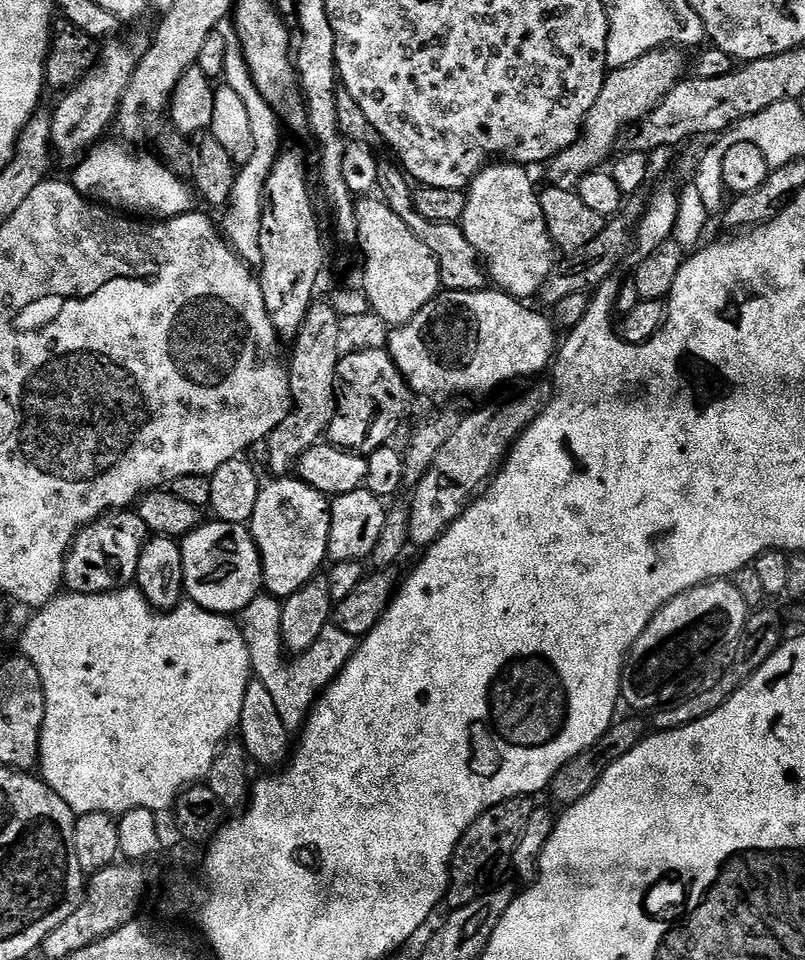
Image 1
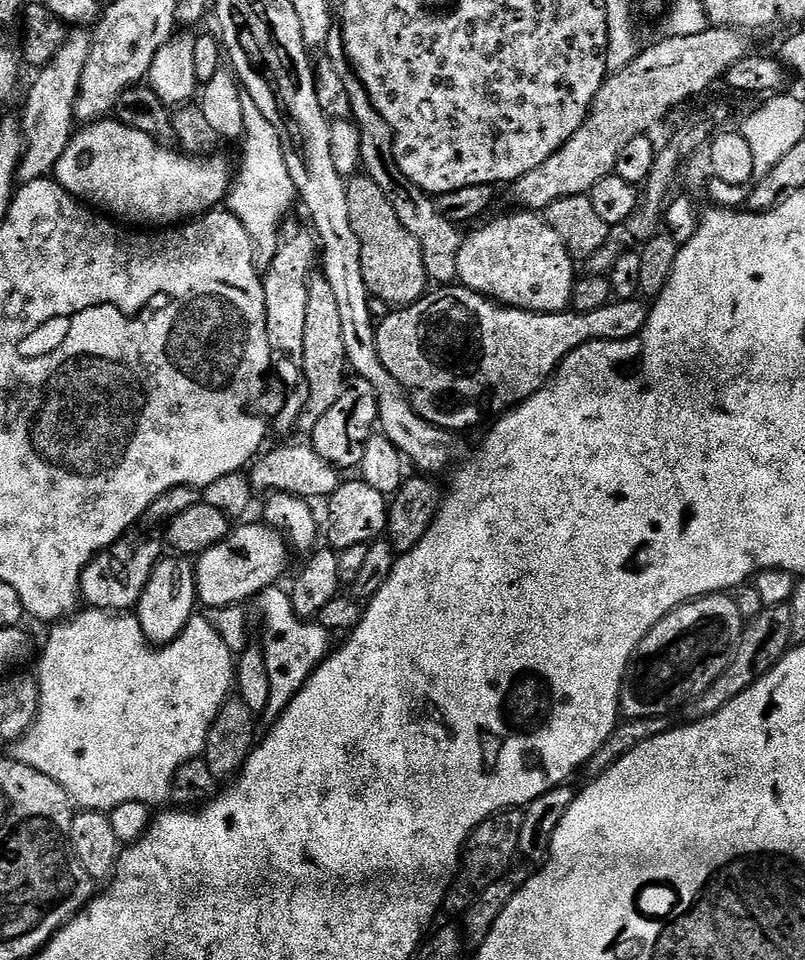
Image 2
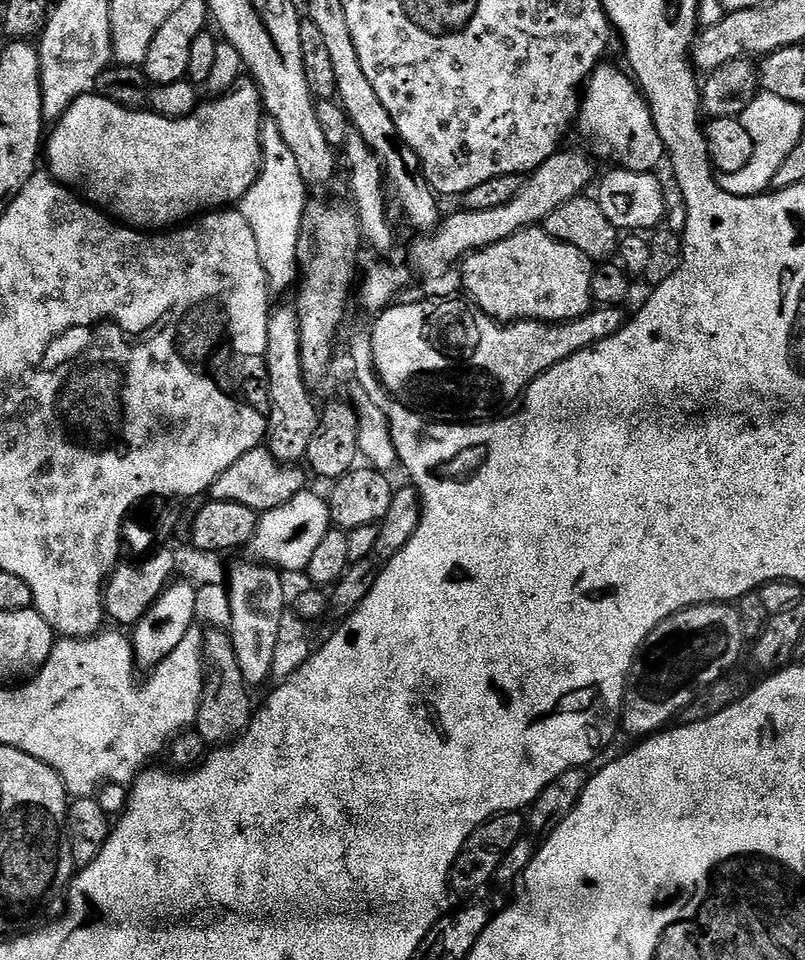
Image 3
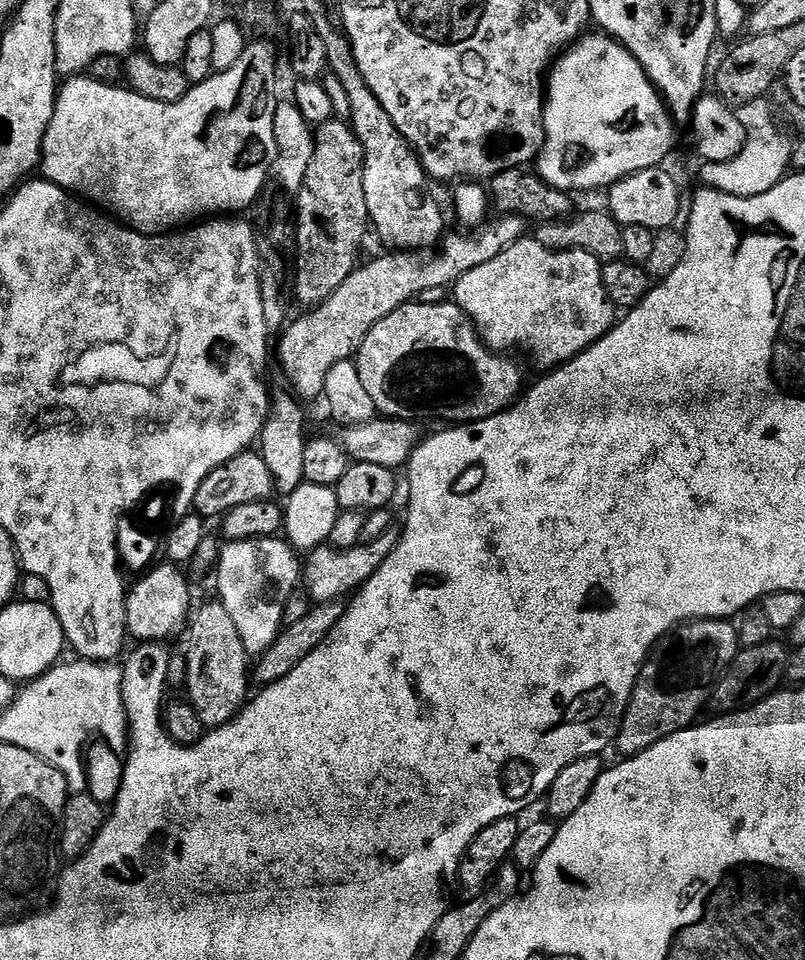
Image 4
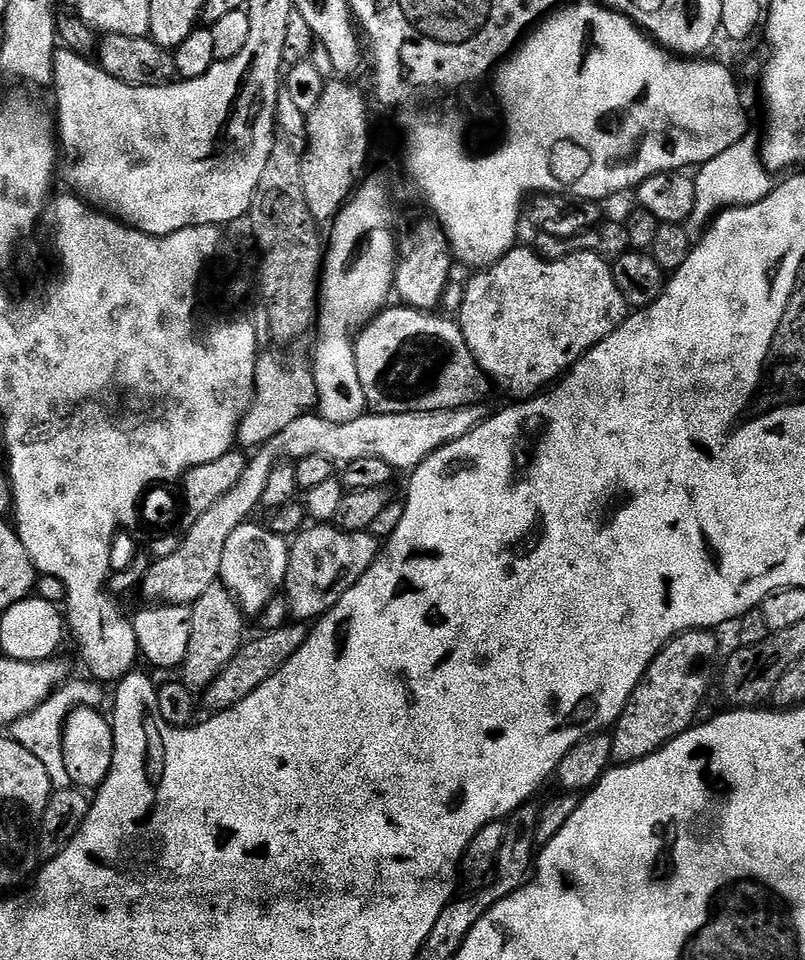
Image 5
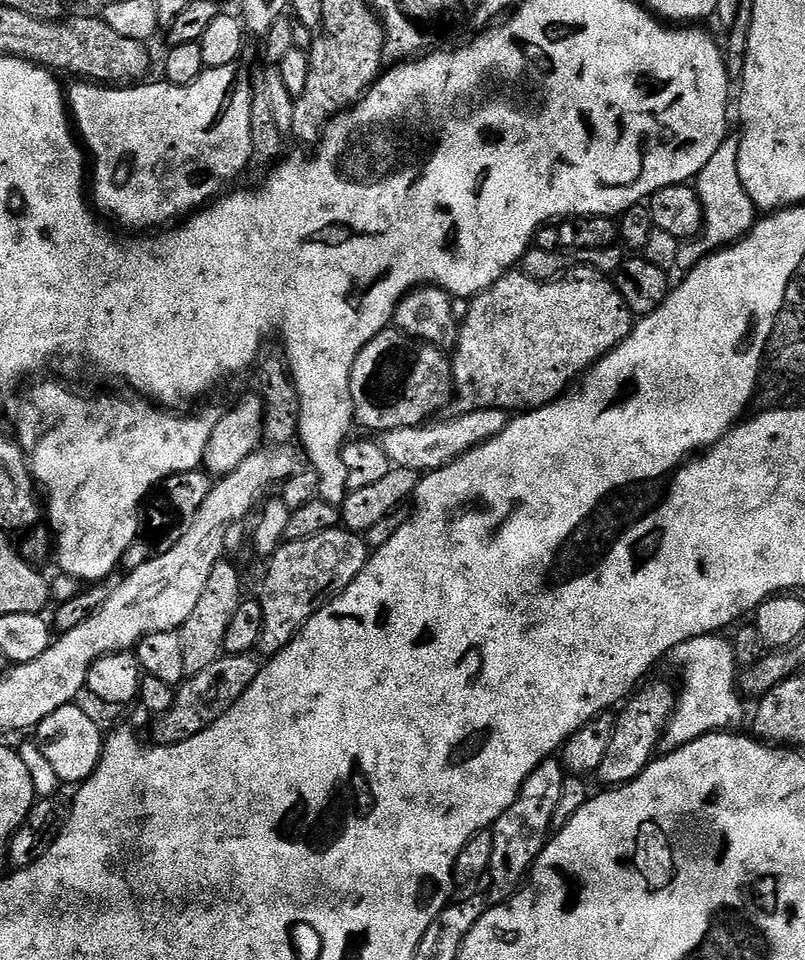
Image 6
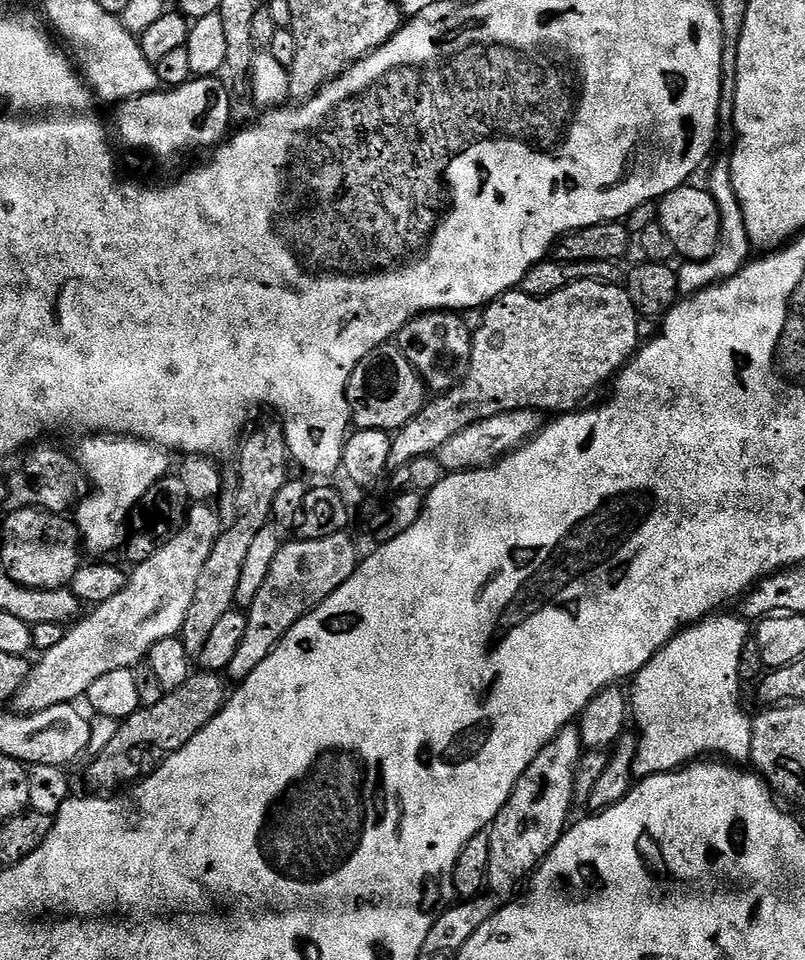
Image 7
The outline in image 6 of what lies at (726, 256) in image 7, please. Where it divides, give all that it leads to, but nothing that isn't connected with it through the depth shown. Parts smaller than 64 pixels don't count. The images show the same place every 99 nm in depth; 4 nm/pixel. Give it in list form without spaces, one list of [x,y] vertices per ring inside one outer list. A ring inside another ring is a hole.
[[[730,134],[722,142],[722,146],[718,146],[714,158],[710,158],[710,162],[706,162],[706,166],[702,166],[702,170],[697,174],[694,187],[696,196],[700,200],[700,208],[704,212],[704,223],[698,233],[698,238],[691,242],[681,243],[676,259],[677,269],[693,268],[699,260],[709,256],[711,252],[726,248],[747,236],[750,229],[756,224],[758,209],[746,194],[738,174],[739,153],[740,137]]]

